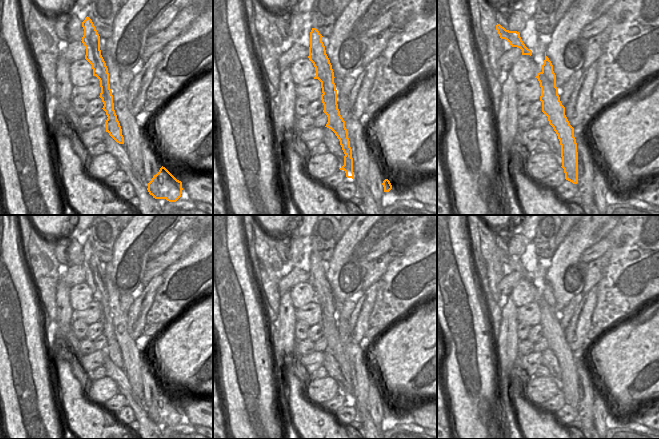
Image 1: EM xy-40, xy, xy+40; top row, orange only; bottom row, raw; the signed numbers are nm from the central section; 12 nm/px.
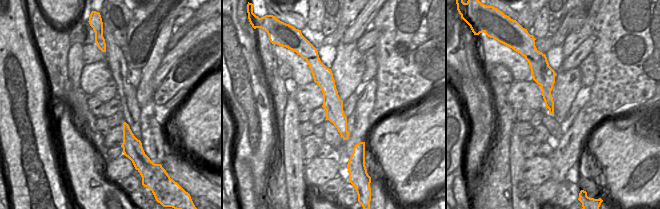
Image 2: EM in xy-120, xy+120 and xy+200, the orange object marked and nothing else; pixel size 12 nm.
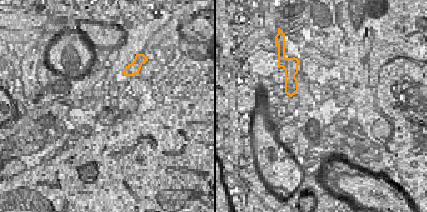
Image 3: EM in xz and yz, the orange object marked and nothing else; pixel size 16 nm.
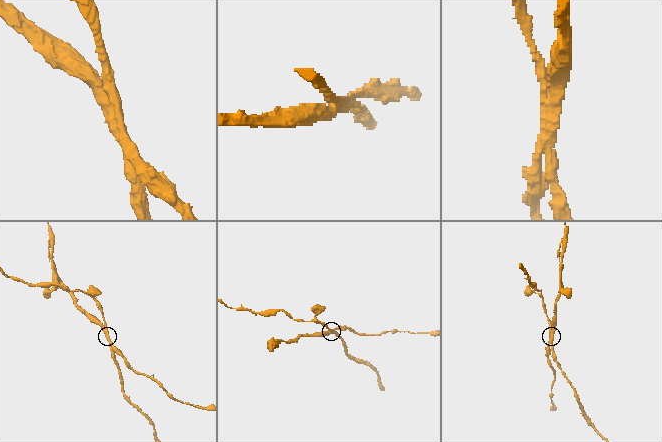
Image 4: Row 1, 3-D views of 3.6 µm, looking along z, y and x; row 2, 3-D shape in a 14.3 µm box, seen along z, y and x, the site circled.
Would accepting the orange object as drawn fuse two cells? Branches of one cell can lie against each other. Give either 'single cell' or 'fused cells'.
fused cells

